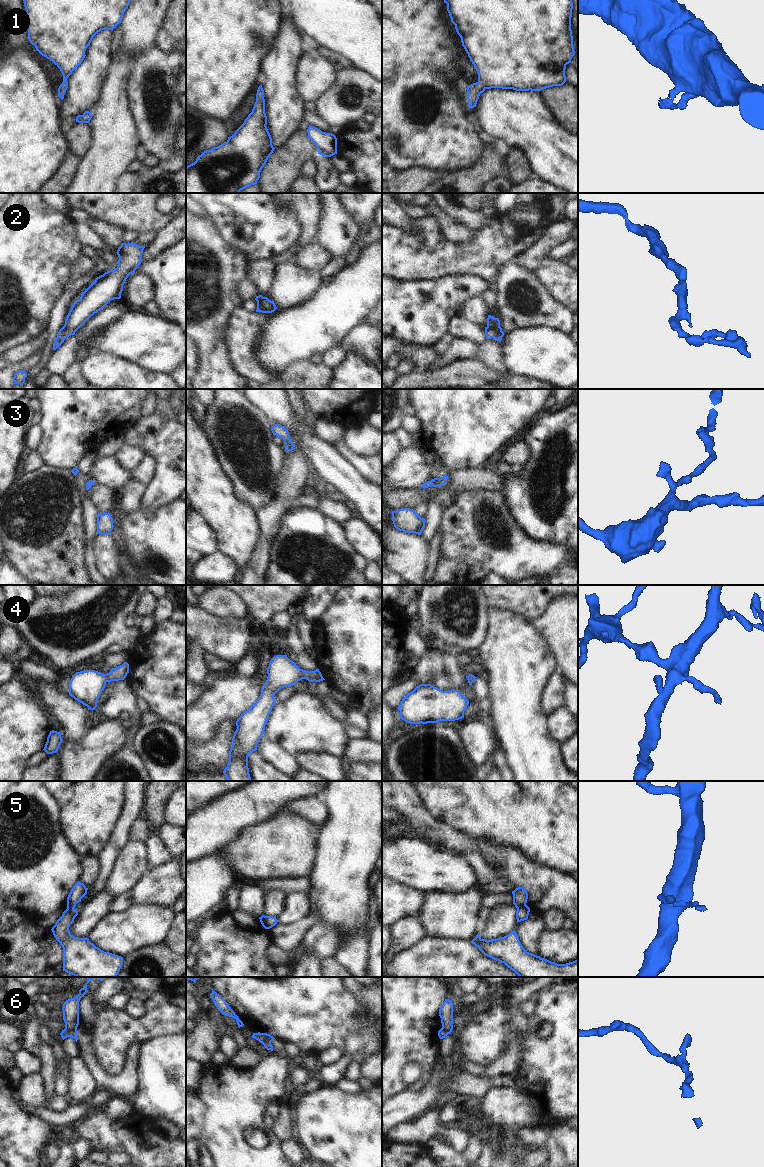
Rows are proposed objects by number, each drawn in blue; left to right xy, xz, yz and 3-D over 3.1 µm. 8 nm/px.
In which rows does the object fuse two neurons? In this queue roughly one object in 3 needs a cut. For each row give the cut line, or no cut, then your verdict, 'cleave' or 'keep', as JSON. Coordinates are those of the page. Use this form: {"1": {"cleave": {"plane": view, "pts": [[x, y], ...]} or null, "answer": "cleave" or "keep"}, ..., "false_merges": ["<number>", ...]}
{"1": {"cleave": null, "answer": "keep"}, "2": {"cleave": null, "answer": "keep"}, "3": {"cleave": null, "answer": "keep"}, "4": {"cleave": null, "answer": "keep"}, "5": {"cleave": {"plane": "yz", "pts": [[525, 904], [517, 909]]}, "answer": "cleave"}, "6": {"cleave": {"plane": "xy", "pts": [[65, 1027], [68, 1030], [76, 1028]]}, "answer": "cleave"}, "false_merges": ["5", "6"]}

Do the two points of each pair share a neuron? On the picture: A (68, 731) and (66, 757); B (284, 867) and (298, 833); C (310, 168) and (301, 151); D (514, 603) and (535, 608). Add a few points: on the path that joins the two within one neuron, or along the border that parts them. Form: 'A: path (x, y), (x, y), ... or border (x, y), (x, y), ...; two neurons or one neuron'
A: border (88, 729), (75, 742), (63, 740); two neurons
B: path (284, 859), (284, 847), (290, 841); one neuron
C: border (304, 162), (299, 175); two neurons
D: path (519, 603), (530, 603); one neuron

